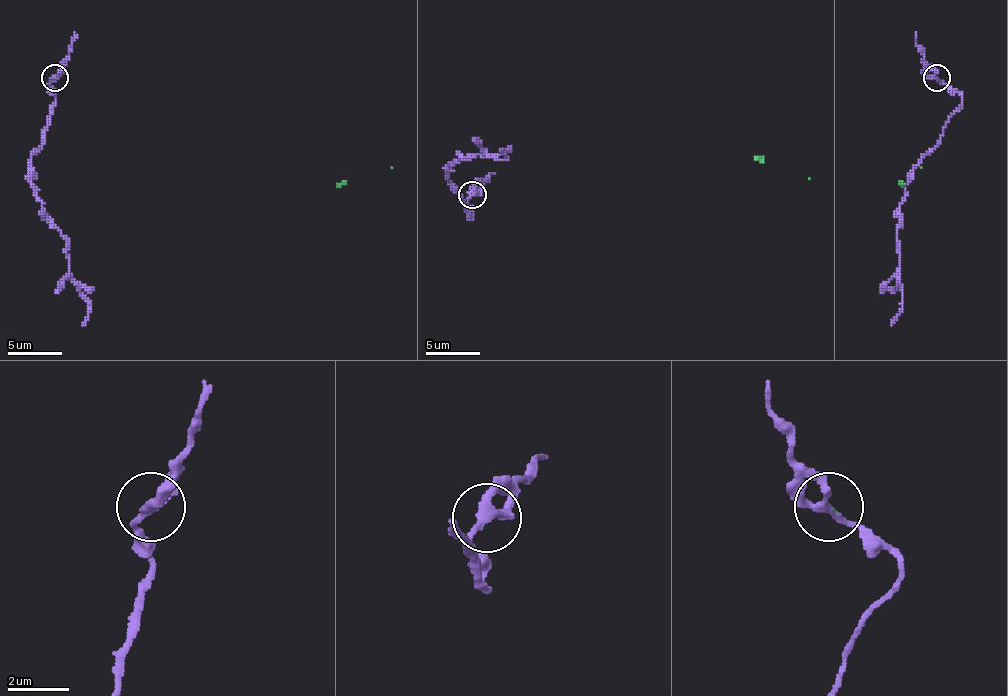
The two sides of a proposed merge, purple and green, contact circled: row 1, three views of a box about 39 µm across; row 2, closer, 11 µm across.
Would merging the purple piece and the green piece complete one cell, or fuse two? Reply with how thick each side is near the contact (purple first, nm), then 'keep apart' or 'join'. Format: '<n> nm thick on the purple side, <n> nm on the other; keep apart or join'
300 nm thick on the purple side, 90 nm on the other; keep apart

